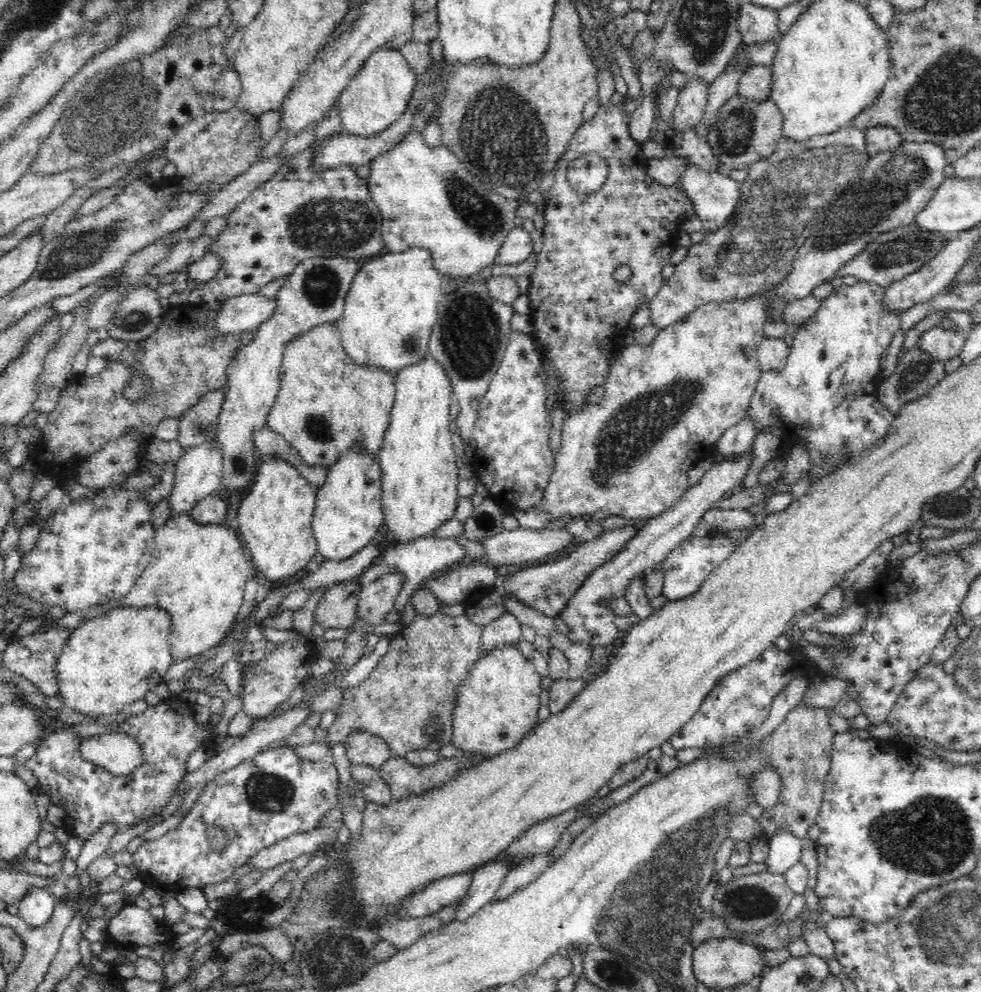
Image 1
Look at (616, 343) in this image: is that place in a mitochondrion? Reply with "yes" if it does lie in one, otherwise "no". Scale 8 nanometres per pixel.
no

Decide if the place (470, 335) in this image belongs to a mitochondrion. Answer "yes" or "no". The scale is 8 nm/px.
yes

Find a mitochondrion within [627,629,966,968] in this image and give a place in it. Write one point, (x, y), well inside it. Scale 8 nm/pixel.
(750, 902)

